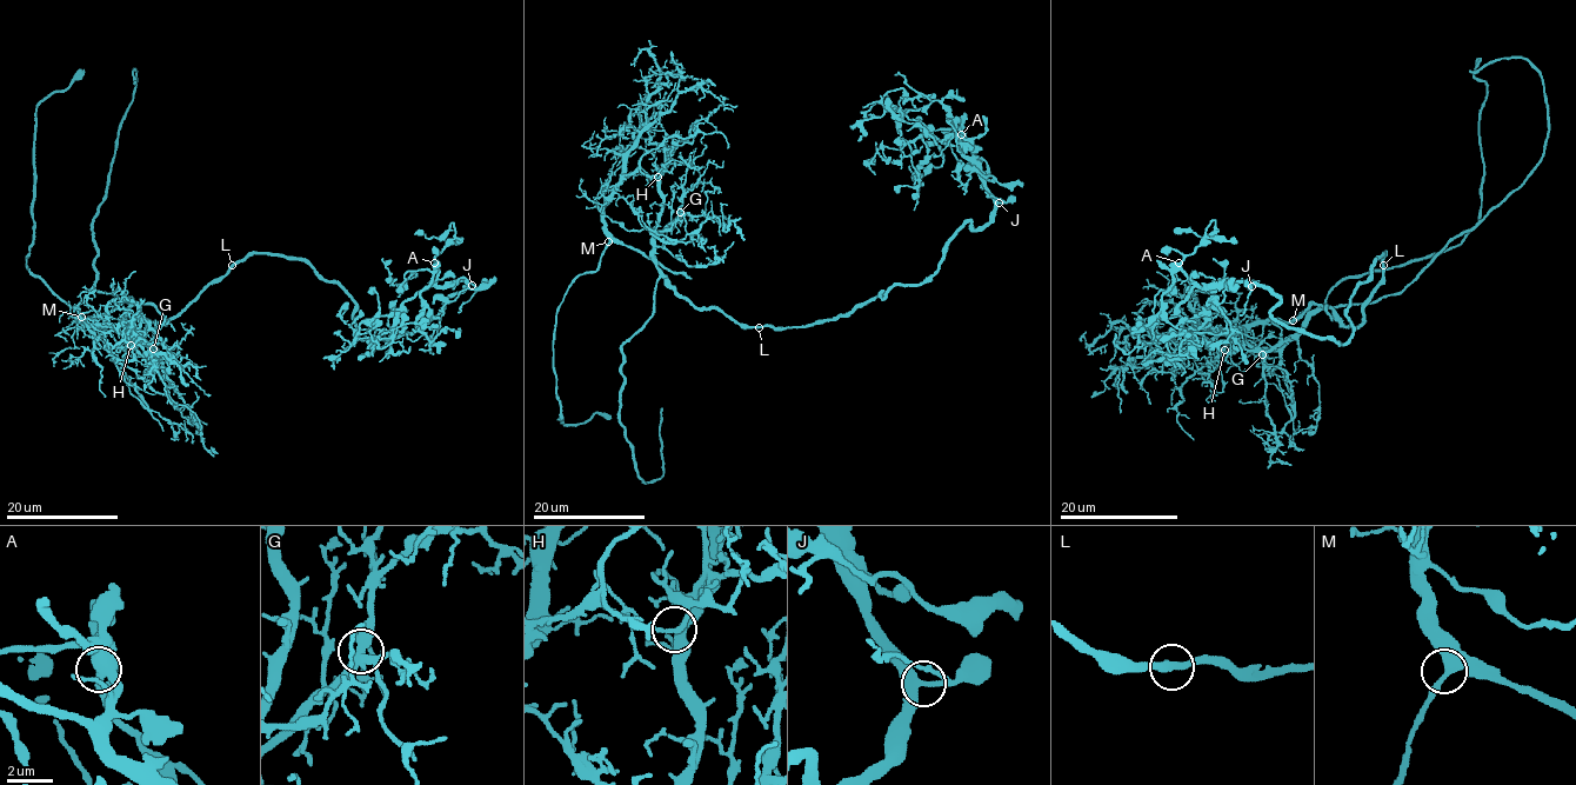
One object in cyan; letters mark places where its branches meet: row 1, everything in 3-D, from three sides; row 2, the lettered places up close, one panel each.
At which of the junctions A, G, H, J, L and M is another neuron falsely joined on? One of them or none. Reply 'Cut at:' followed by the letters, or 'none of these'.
Cut at: H

